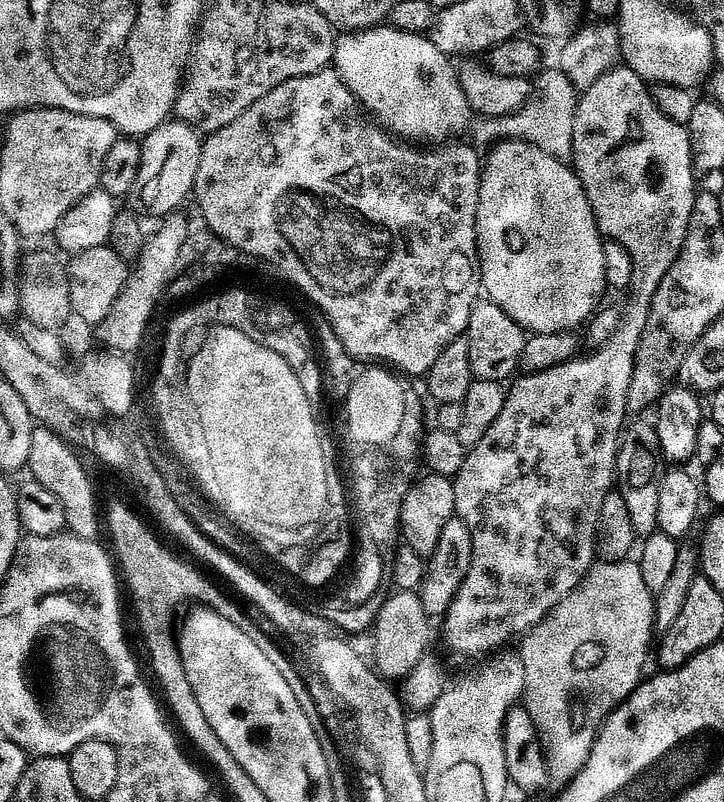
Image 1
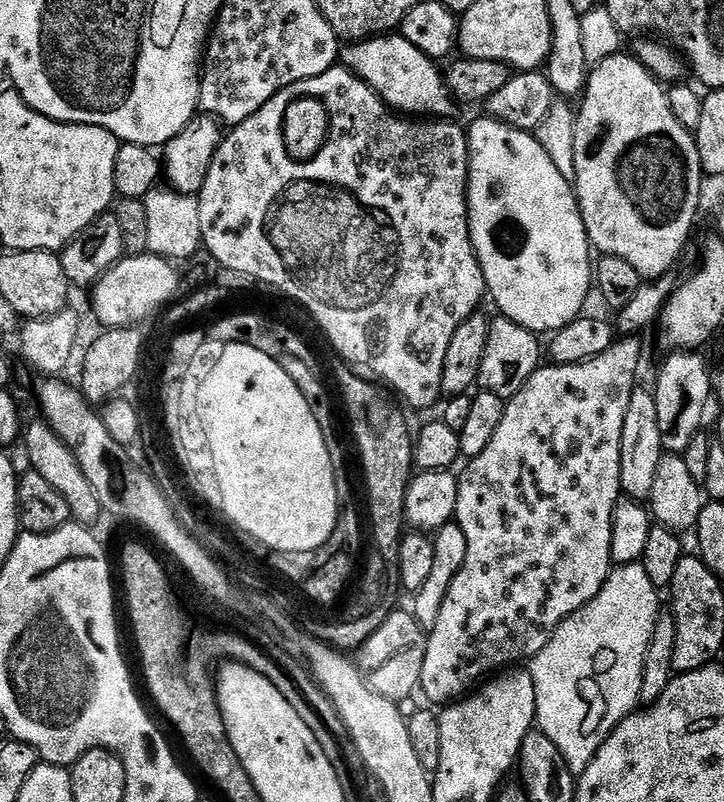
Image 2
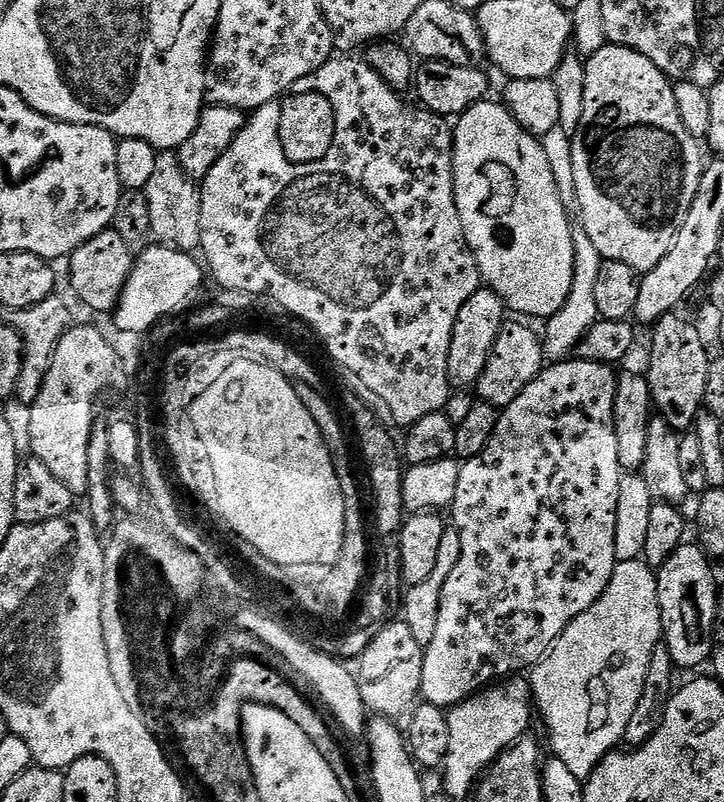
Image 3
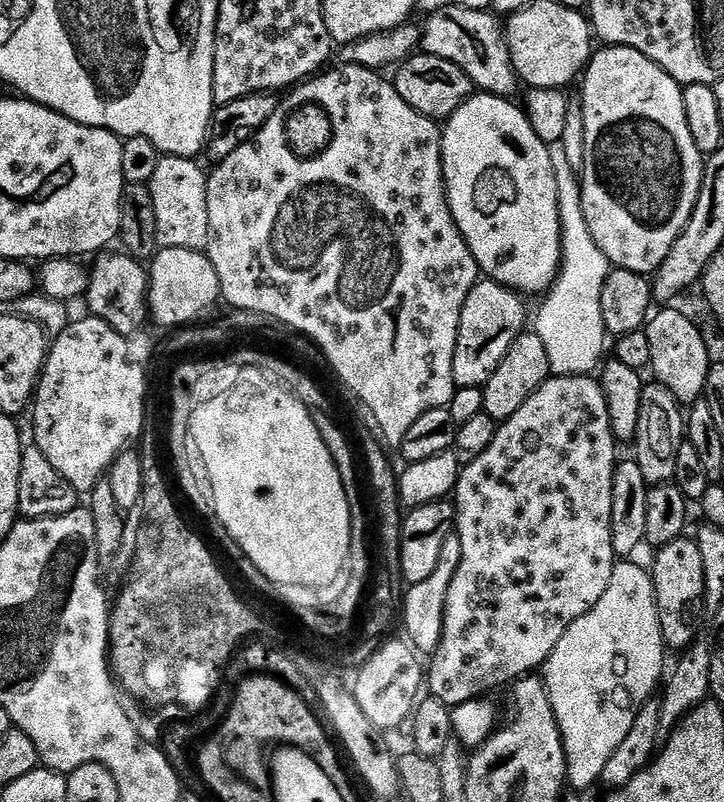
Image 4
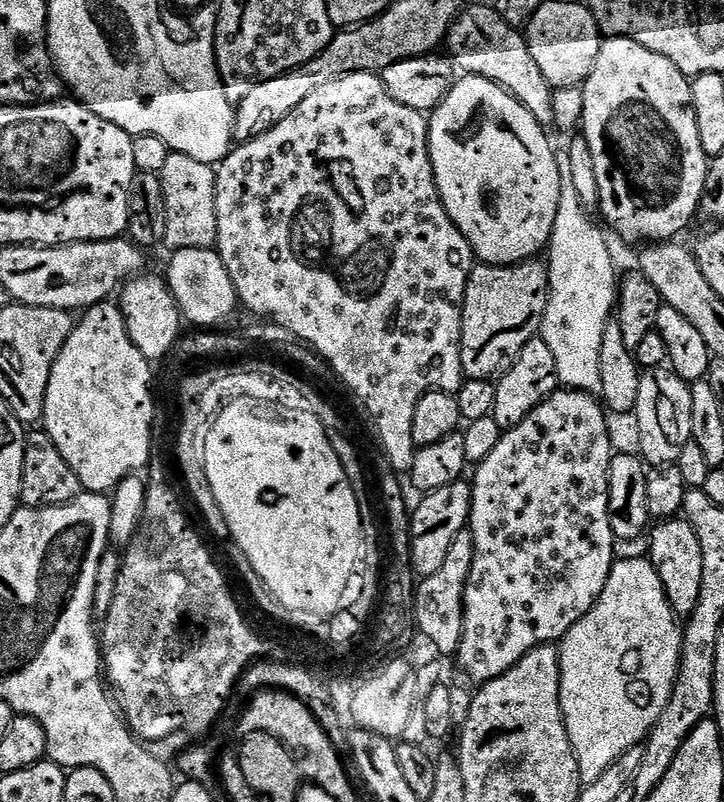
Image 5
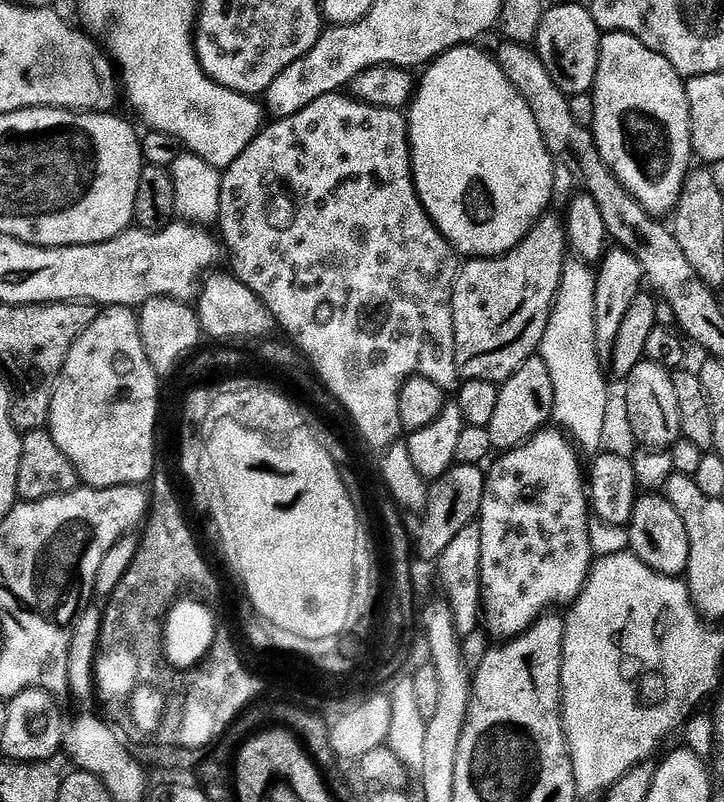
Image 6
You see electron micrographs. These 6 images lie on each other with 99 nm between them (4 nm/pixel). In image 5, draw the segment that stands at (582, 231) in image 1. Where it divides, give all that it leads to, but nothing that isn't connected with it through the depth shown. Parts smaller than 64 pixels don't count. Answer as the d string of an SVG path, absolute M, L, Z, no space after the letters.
M461 75L446 94L446 98L436 107L436 111L431 113L428 122L428 149L432 159L434 178L440 191L440 201L444 203L444 208L448 211L448 217L455 222L456 229L470 242L475 259L479 263L493 266L523 264L539 257L547 249L548 239L554 230L554 218L558 215L562 164L561 161L560 164L556 161L556 156L552 153L552 144L548 141L548 136L544 132L547 132L545 125L538 123L534 118L534 114L530 114L530 110L526 110L526 106L522 106L522 102L518 102L513 98L505 88L481 76Z

